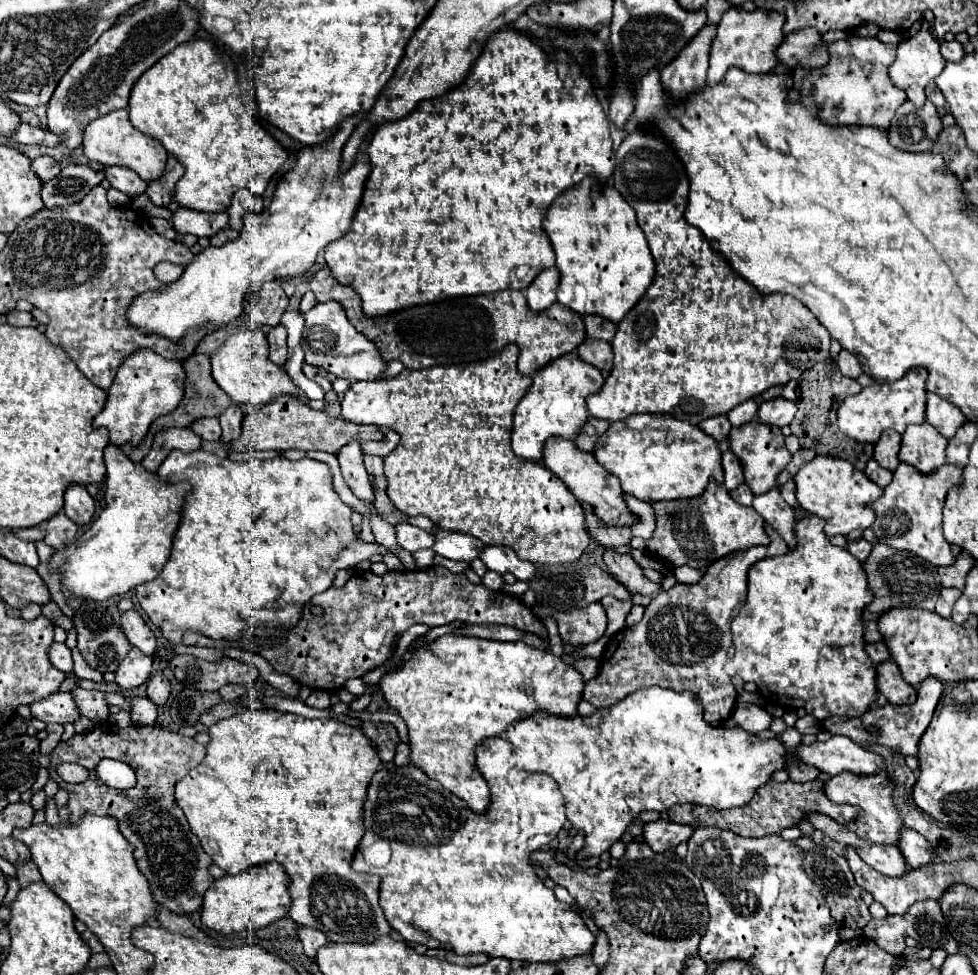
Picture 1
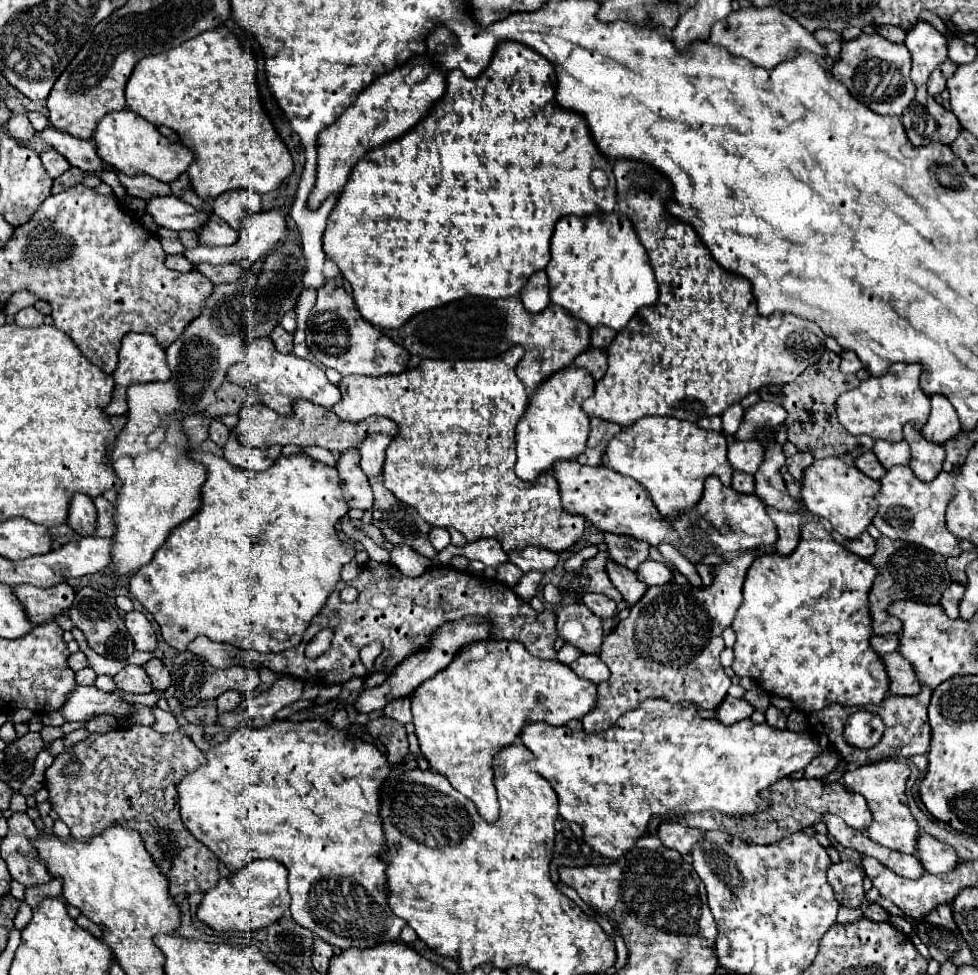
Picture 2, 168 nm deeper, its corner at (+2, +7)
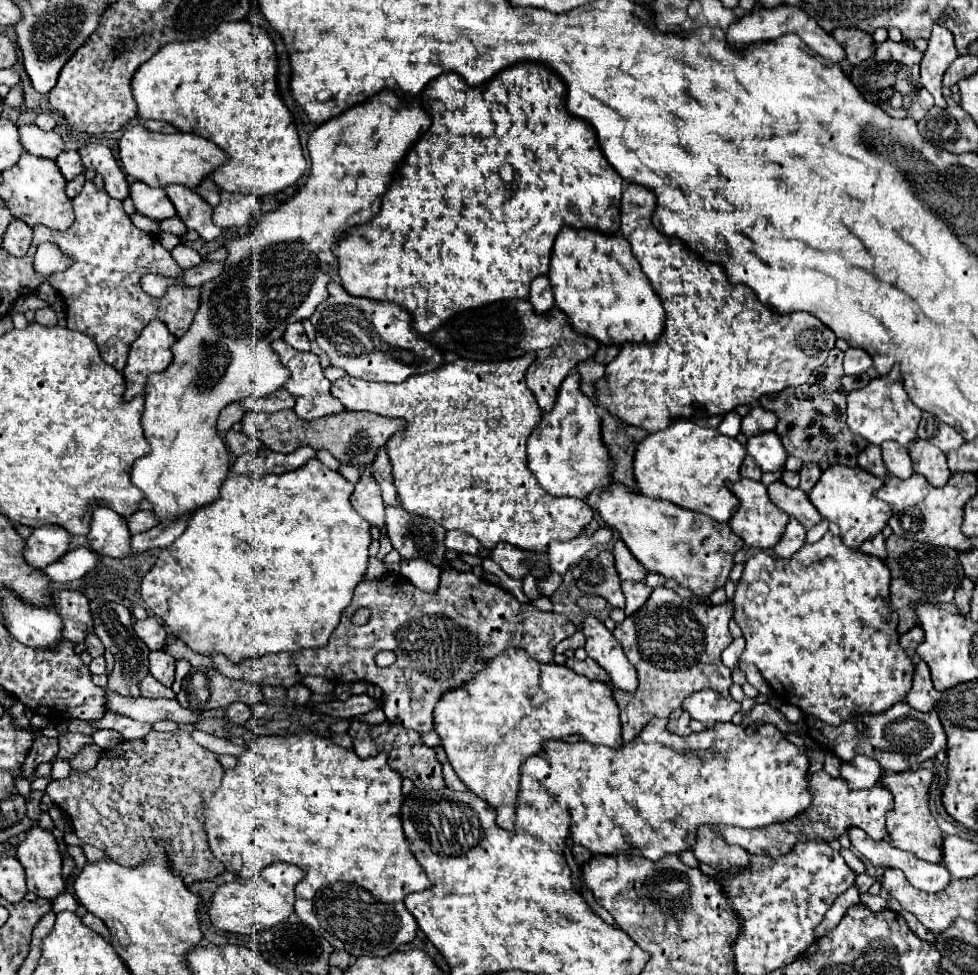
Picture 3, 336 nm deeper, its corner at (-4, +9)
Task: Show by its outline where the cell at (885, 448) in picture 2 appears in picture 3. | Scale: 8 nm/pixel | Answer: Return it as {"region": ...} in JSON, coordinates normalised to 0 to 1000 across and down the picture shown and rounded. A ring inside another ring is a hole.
{"region":[[[904,452],[902,454],[902,469],[906,483],[918,491],[928,491],[933,483],[933,471],[928,467],[928,461],[918,456],[916,452]]]}

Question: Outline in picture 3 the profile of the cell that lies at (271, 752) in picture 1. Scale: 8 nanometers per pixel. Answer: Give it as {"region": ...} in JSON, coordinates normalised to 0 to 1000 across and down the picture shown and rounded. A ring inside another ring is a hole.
{"region":[[[318,749],[293,753],[292,756],[264,756],[252,768],[252,772],[247,776],[243,776],[243,785],[229,793],[225,809],[211,824],[213,826],[213,830],[211,830],[211,836],[213,836],[211,852],[213,852],[215,871],[217,871],[219,879],[231,887],[231,891],[235,891],[236,894],[247,899],[247,902],[258,902],[258,899],[266,897],[266,893],[272,891],[272,887],[278,887],[282,883],[292,883],[292,885],[307,889],[313,895],[311,904],[307,904],[305,912],[303,912],[303,938],[307,941],[307,945],[313,947],[315,951],[319,951],[319,955],[327,955],[327,959],[331,959],[331,963],[335,963],[335,967],[346,975],[354,975],[354,977],[364,979],[364,982],[370,982],[370,979],[395,982],[395,979],[403,977],[409,969],[419,967],[425,961],[427,949],[425,949],[425,943],[415,934],[413,920],[421,914],[434,914],[434,912],[442,910],[434,891],[429,889],[429,885],[421,877],[421,871],[417,869],[417,861],[415,861],[411,844],[409,844],[411,801],[413,799],[403,789],[397,787],[397,774],[389,772],[389,774],[378,776],[378,778],[368,778],[360,768],[352,768],[352,766],[339,762],[333,756],[327,756]]]}

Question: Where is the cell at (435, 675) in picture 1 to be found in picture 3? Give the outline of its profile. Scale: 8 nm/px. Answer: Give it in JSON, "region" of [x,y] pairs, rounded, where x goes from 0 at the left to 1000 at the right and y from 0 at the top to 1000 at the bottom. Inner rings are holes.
{"region":[[[519,666],[519,668],[515,668],[515,670],[509,672],[507,676],[499,678],[497,686],[491,688],[491,690],[489,690],[483,698],[479,698],[474,705],[470,705],[470,707],[466,707],[466,709],[462,709],[462,711],[456,711],[456,713],[450,717],[450,721],[446,723],[446,727],[444,727],[444,744],[446,744],[444,748],[446,748],[448,754],[452,756],[452,766],[454,766],[456,774],[458,774],[458,781],[462,783],[466,795],[479,805],[481,811],[485,811],[489,817],[493,817],[495,822],[499,822],[499,824],[507,830],[507,834],[509,834],[509,836],[507,836],[507,844],[509,844],[511,848],[519,850],[519,852],[526,848],[526,842],[528,842],[528,834],[526,834],[526,832],[528,832],[530,805],[532,805],[532,785],[534,785],[540,776],[550,774],[550,772],[556,768],[558,760],[562,760],[562,758],[577,758],[577,756],[581,756],[581,754],[593,754],[593,758],[597,758],[597,760],[601,760],[601,762],[607,762],[607,764],[622,764],[622,766],[626,766],[626,768],[636,766],[632,723],[630,723],[630,719],[628,719],[628,713],[626,713],[626,707],[624,707],[622,701],[605,698],[605,696],[601,696],[601,694],[595,694],[595,692],[587,690],[585,686],[581,686],[579,682],[569,682],[569,680],[556,680],[556,682],[552,682],[552,680],[548,680],[538,668],[532,668],[532,666]]]}

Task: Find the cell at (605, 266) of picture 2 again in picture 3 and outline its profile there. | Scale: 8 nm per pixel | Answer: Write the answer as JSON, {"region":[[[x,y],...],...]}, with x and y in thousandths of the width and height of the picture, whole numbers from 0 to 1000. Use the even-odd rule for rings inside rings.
{"region":[[[575,233],[564,253],[562,290],[569,307],[569,315],[577,319],[591,344],[607,346],[618,354],[640,354],[640,352],[667,352],[675,348],[679,339],[679,317],[656,280],[652,268],[646,262],[642,247],[636,241],[616,241],[611,237]]]}

